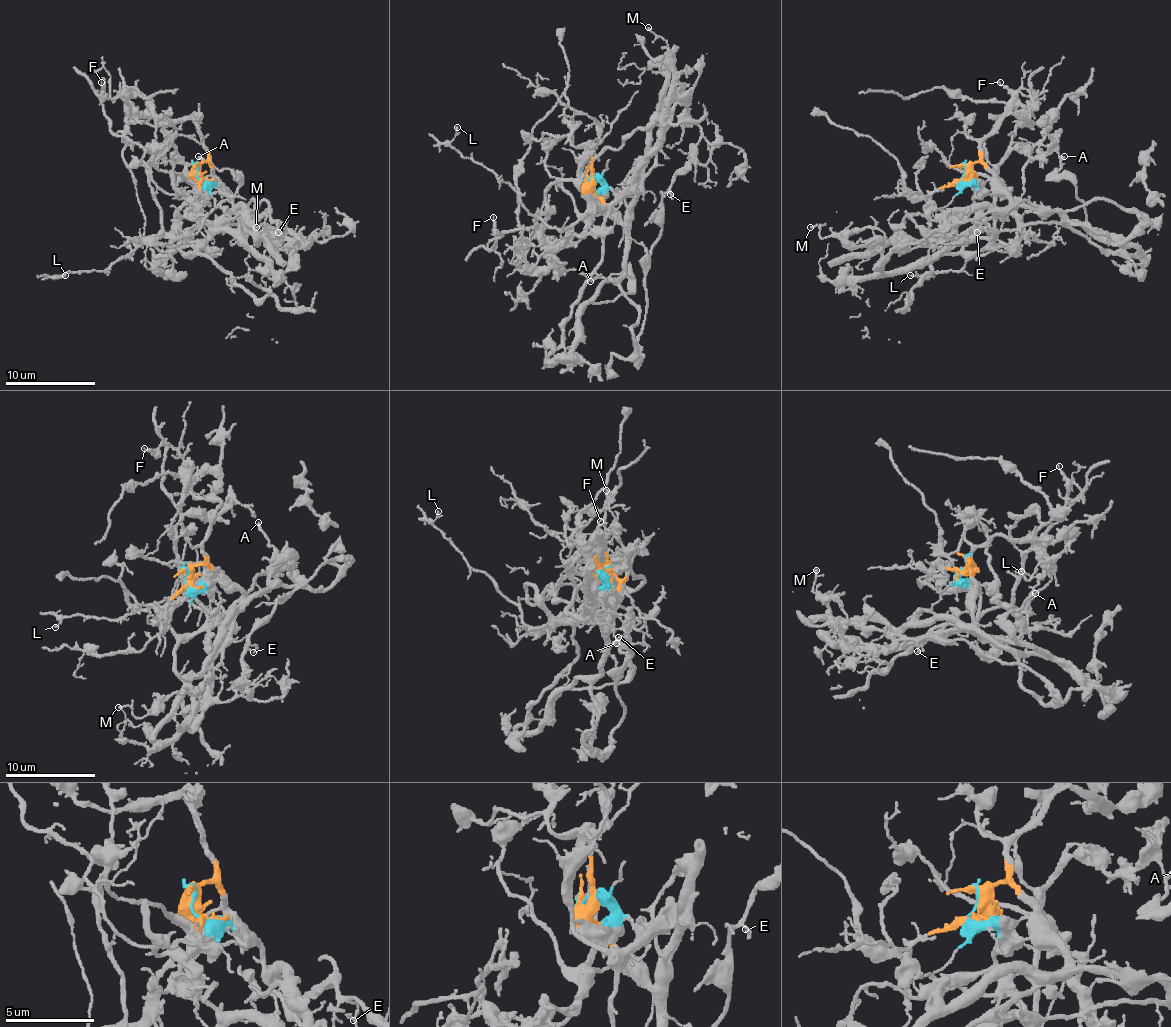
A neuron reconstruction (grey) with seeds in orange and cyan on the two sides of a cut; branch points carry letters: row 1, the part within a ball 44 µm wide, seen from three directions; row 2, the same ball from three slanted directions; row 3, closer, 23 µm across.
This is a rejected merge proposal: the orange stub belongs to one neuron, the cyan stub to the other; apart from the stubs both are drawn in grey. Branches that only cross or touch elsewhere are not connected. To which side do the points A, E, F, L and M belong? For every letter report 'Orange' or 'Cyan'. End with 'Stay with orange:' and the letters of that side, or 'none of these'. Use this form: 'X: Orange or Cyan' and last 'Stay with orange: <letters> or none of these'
A: Orange
E: Orange
F: Cyan
L: Cyan
M: Orange
Stay with orange: A, E, M

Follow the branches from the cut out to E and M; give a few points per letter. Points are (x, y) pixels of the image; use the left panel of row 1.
E: (196, 174), (208, 163), (230, 196), (242, 244), (253, 199), (278, 232)
M: (196, 174), (208, 163), (232, 210), (257, 237), (284, 235), (255, 228)

